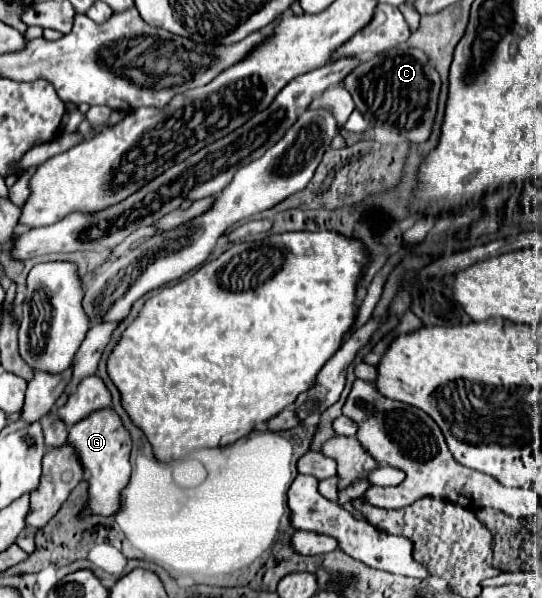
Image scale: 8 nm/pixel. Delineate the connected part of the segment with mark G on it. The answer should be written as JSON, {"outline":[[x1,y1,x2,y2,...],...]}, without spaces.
{"outline":[[101,409,89,415,87,419,79,421,69,429,67,437,69,445,73,447,83,471,85,481,89,483,89,499,87,507,79,513,79,517,89,515,101,515,111,517,121,509,121,493,129,483,131,475,131,463,129,463,129,451,131,451,131,437,127,429,123,427,121,419,111,409]]}

